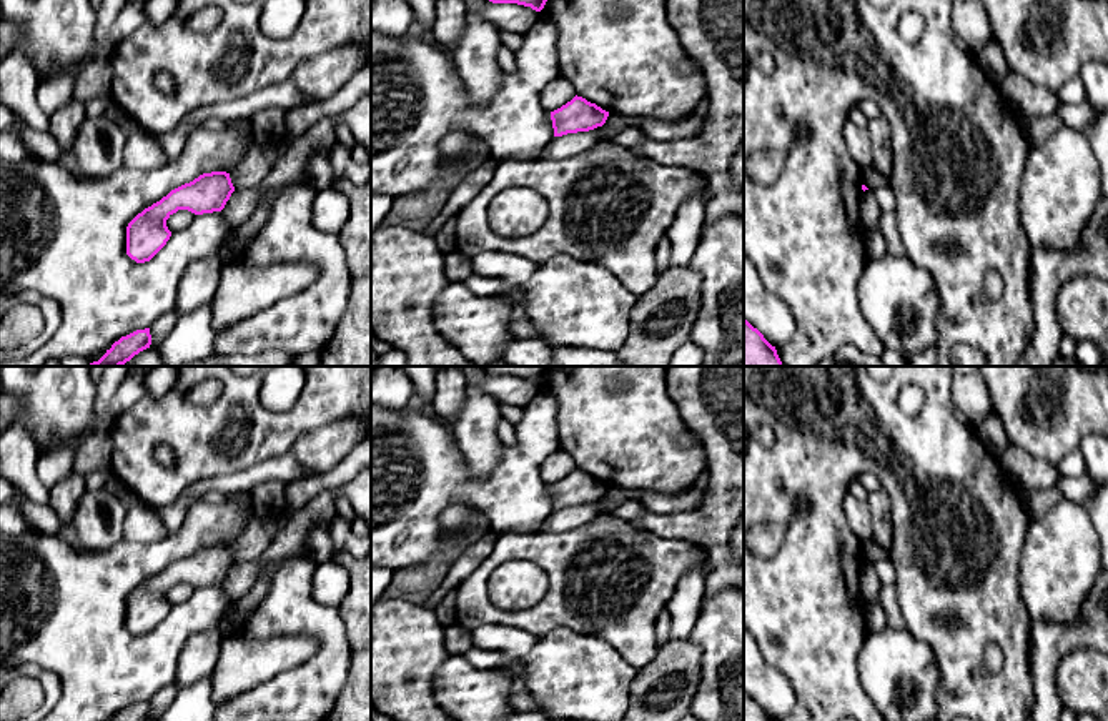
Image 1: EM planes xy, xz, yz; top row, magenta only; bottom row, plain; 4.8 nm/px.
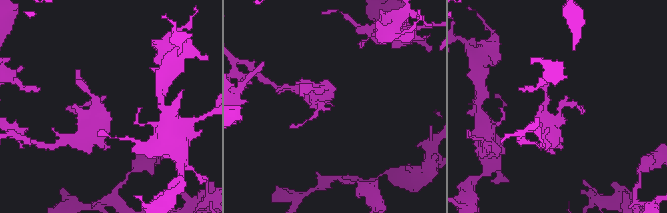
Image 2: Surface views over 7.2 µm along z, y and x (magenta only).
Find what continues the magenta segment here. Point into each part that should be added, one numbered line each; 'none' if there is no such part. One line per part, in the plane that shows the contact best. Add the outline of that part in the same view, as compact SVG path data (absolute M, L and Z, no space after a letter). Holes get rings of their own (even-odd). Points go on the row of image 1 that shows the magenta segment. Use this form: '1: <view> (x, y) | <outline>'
none

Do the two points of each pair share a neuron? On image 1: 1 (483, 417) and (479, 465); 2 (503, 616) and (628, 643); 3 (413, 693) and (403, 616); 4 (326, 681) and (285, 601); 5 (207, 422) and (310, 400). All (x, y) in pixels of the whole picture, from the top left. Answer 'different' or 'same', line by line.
1: same
2: same
3: same
4: same
5: same

